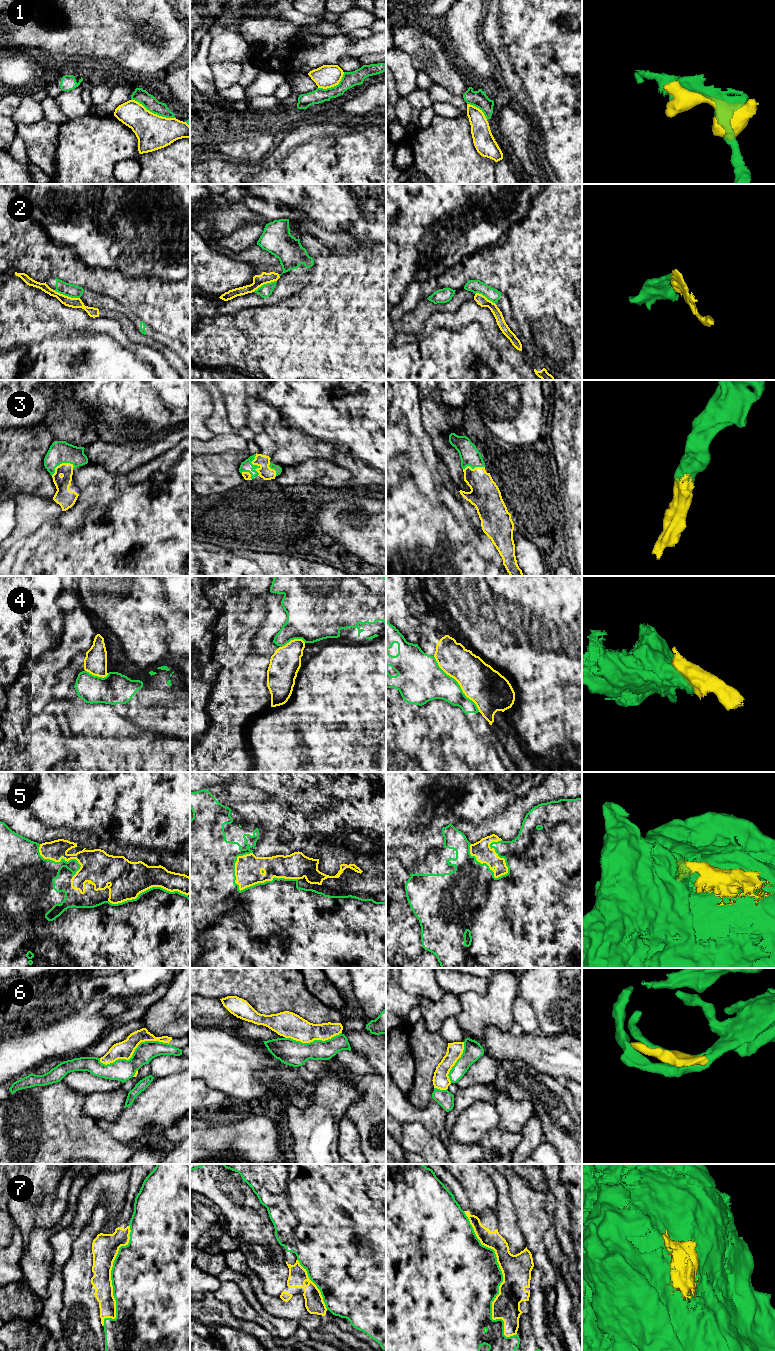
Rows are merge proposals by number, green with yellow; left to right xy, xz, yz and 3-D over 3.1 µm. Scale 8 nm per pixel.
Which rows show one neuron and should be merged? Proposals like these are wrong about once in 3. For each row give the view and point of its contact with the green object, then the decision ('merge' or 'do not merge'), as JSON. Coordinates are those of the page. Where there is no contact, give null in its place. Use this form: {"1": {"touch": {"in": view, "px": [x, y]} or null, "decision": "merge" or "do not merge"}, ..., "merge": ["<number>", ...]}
{"1": {"touch": {"in": "xy", "px": [153, 112]}, "decision": "do not merge"}, "2": {"touch": {"in": "xy", "px": [67, 295]}, "decision": "do not merge"}, "3": {"touch": {"in": "xz", "px": [255, 465]}, "decision": "merge"}, "4": {"touch": {"in": "yz", "px": [457, 683]}, "decision": "do not merge"}, "5": {"touch": {"in": "xz", "px": [256, 884]}, "decision": "merge"}, "6": {"touch": {"in": "xy", "px": [134, 1052]}, "decision": "do not merge"}, "7": {"touch": {"in": "yz", "px": [502, 1280]}, "decision": "merge"}, "merge": ["3", "5", "7"]}

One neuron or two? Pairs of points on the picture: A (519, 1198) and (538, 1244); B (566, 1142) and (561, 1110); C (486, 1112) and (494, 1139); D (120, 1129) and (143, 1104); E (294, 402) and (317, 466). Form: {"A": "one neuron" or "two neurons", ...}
{"A": "one neuron", "B": "one neuron", "C": "two neurons", "D": "one neuron", "E": "two neurons"}

